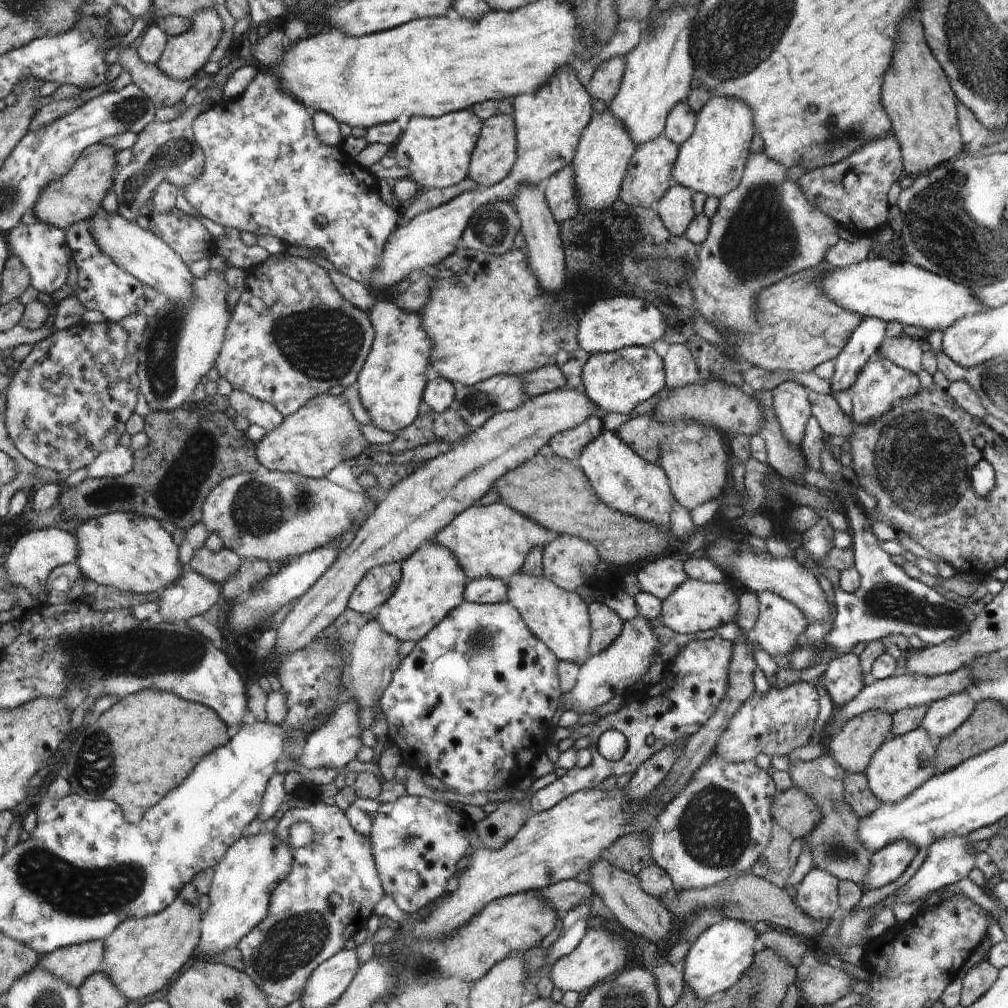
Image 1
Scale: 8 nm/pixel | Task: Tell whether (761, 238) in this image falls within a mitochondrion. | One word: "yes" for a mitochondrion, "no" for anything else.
yes

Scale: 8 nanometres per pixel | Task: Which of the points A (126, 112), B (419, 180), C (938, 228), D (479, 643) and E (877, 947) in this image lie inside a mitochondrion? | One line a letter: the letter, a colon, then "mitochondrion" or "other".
A: mitochondrion
B: other
C: mitochondrion
D: mitochondrion
E: other

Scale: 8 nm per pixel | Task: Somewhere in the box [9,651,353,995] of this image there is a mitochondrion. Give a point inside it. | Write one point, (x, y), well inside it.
(65, 887)

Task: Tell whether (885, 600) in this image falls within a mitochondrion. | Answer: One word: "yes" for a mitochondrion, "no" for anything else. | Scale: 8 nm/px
yes

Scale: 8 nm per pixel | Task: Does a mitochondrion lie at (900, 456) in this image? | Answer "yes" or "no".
yes

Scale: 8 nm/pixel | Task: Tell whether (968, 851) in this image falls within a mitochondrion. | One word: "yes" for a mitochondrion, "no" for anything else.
yes

